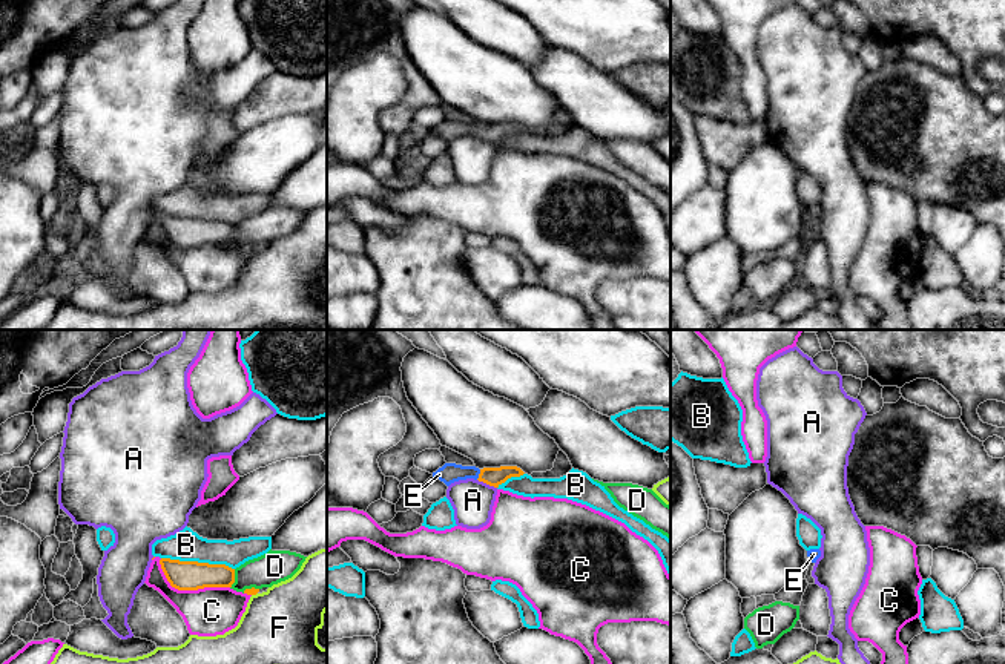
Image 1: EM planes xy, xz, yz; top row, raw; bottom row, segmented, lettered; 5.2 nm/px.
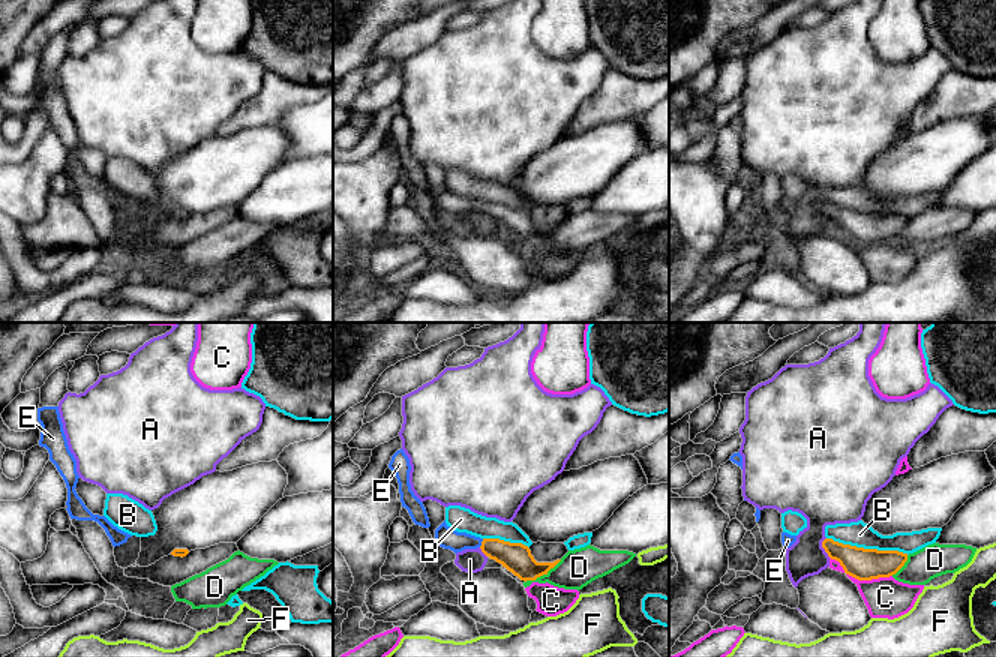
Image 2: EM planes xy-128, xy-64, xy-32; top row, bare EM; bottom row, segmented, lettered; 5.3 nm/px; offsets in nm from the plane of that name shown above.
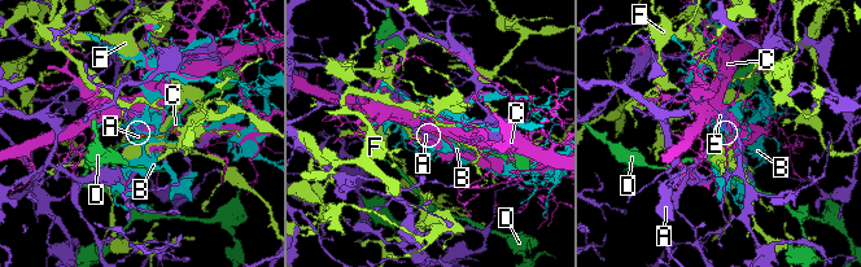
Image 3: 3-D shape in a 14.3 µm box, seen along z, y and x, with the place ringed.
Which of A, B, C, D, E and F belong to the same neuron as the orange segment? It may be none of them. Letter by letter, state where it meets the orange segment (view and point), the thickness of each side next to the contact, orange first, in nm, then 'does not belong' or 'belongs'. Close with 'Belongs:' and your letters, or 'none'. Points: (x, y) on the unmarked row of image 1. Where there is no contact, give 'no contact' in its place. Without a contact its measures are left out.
A: xz (487, 140) | 100/220 nm | does not belong
B: xy (197, 218) | 160/160 nm | does not belong
C: xy (187, 246) | 160/260 nm | does not belong
D: xy (233, 235) | 160/170 nm | does not belong
E: xz (479, 131) | 100/110 nm | belongs
F: xy (253, 250) | 40/400 nm | does not belong
Belongs: E

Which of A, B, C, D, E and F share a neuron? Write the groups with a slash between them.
A / B / C / D / E / F

